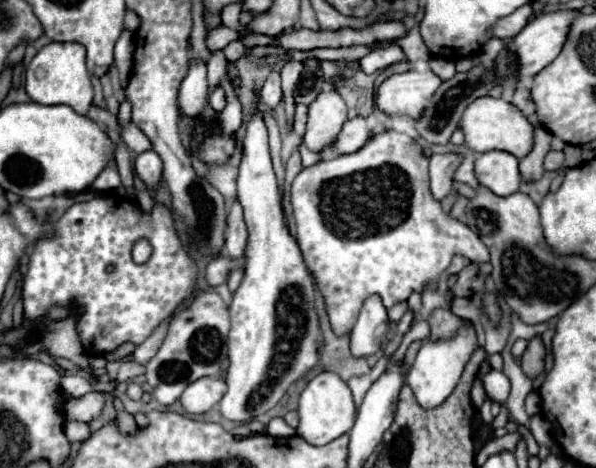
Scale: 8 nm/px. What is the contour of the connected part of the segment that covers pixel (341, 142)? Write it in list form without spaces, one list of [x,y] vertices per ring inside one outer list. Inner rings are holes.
[[[355,117],[355,119],[349,119],[349,121],[343,125],[337,141],[335,141],[329,149],[335,151],[335,153],[341,153],[341,155],[343,155],[343,153],[355,153],[355,151],[359,151],[367,141],[369,141],[367,119],[365,119],[365,117]]]

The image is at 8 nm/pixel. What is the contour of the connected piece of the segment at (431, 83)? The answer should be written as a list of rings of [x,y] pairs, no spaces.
[[[429,69],[393,75],[379,87],[377,105],[389,115],[411,115],[417,119],[437,85],[441,85],[441,79]]]

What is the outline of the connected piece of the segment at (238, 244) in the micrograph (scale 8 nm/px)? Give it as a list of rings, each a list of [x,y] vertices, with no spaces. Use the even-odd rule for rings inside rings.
[[[235,199],[231,209],[229,209],[229,217],[227,217],[227,241],[225,241],[225,253],[231,257],[241,257],[247,245],[247,225],[243,221],[243,209],[239,205],[239,201]]]

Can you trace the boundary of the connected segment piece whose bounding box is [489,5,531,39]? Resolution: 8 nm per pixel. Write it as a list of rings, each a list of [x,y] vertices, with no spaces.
[[[523,5],[523,7],[517,9],[515,13],[511,13],[511,15],[507,15],[507,17],[501,17],[501,19],[489,29],[489,37],[499,37],[499,39],[514,37],[529,22],[529,17],[531,17],[531,5]]]

